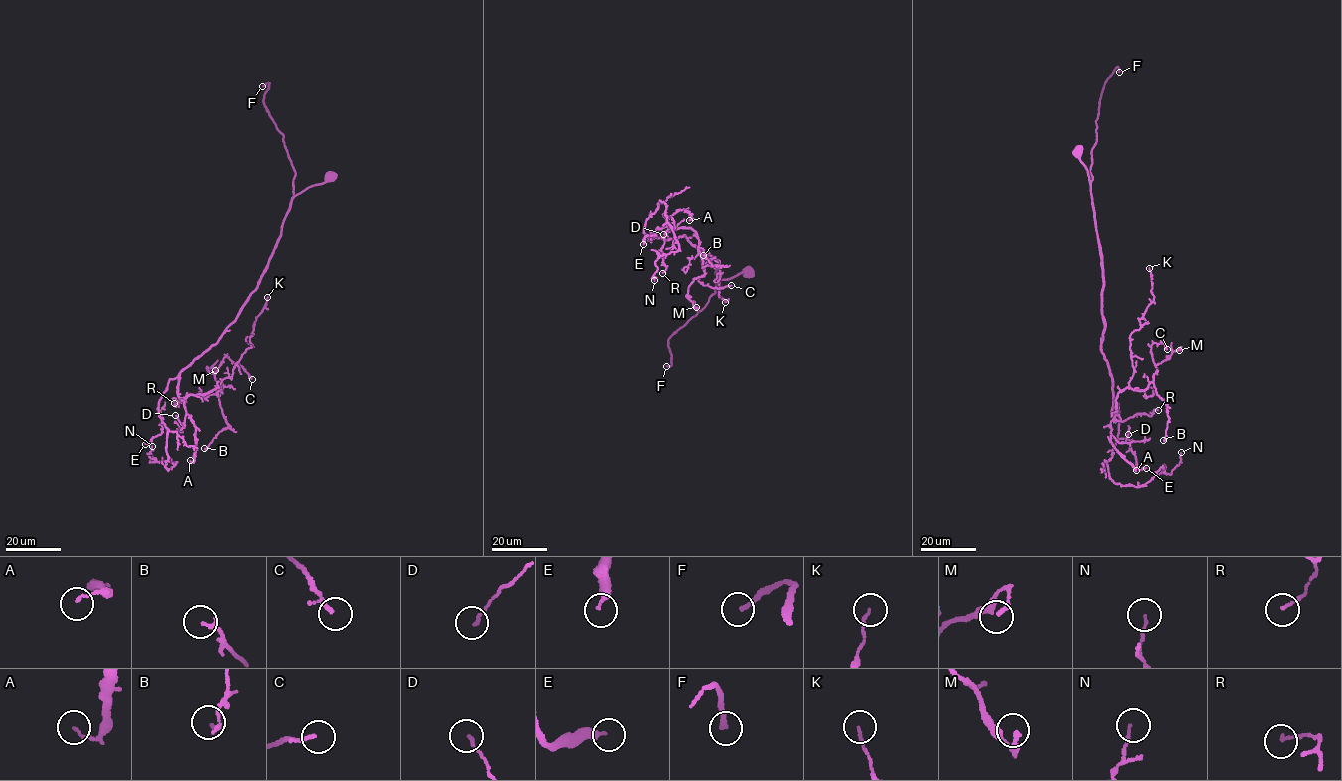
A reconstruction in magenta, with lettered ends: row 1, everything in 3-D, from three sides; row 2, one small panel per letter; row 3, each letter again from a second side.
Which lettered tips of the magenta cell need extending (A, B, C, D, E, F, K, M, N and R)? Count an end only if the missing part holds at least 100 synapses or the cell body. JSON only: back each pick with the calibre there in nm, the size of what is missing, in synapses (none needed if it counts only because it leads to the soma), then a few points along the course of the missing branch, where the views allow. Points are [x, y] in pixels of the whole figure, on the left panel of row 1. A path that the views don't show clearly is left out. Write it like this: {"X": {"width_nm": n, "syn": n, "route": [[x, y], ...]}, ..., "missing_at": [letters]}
{"F": {"width_nm": 200, "syn": 140}, "missing_at": ["F"]}

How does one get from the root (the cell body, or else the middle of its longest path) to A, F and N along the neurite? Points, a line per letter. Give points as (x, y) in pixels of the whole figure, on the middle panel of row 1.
A: (748, 270), (718, 280), (711, 261), (685, 235), (656, 236), (678, 210), (688, 211), (689, 220)
F: (748, 270), (719, 280), (715, 293), (704, 308), (669, 338), (671, 363), (666, 366)
N: (748, 270), (718, 280), (685, 235), (648, 240), (643, 228), (661, 200), (679, 248), (655, 262), (654, 280)

